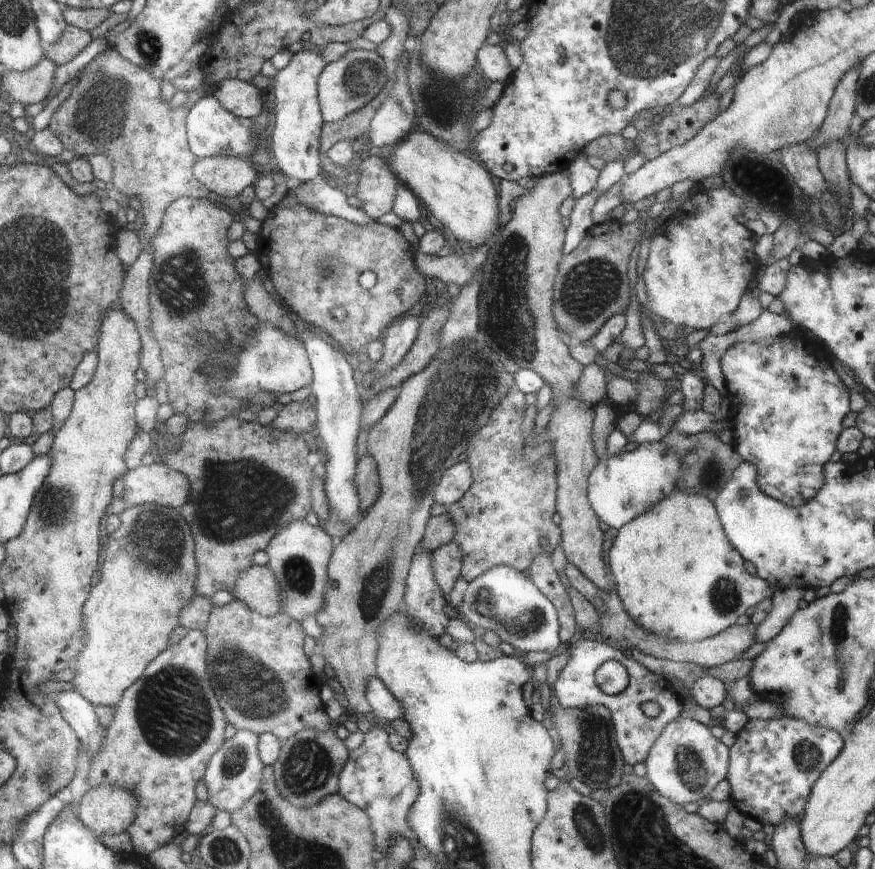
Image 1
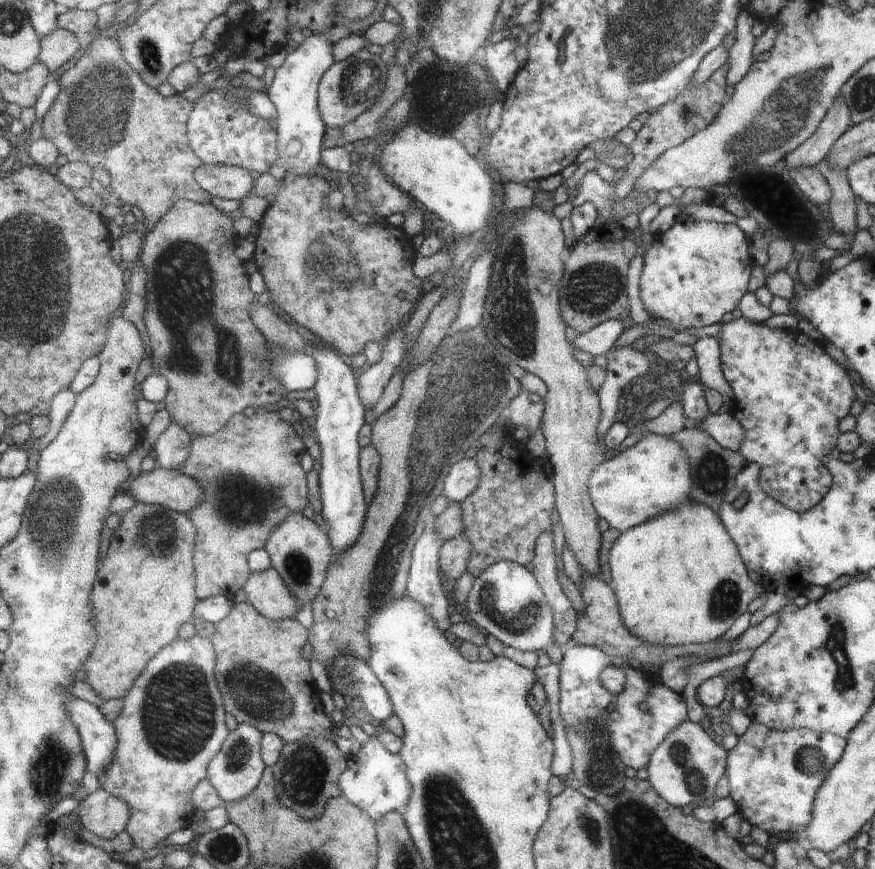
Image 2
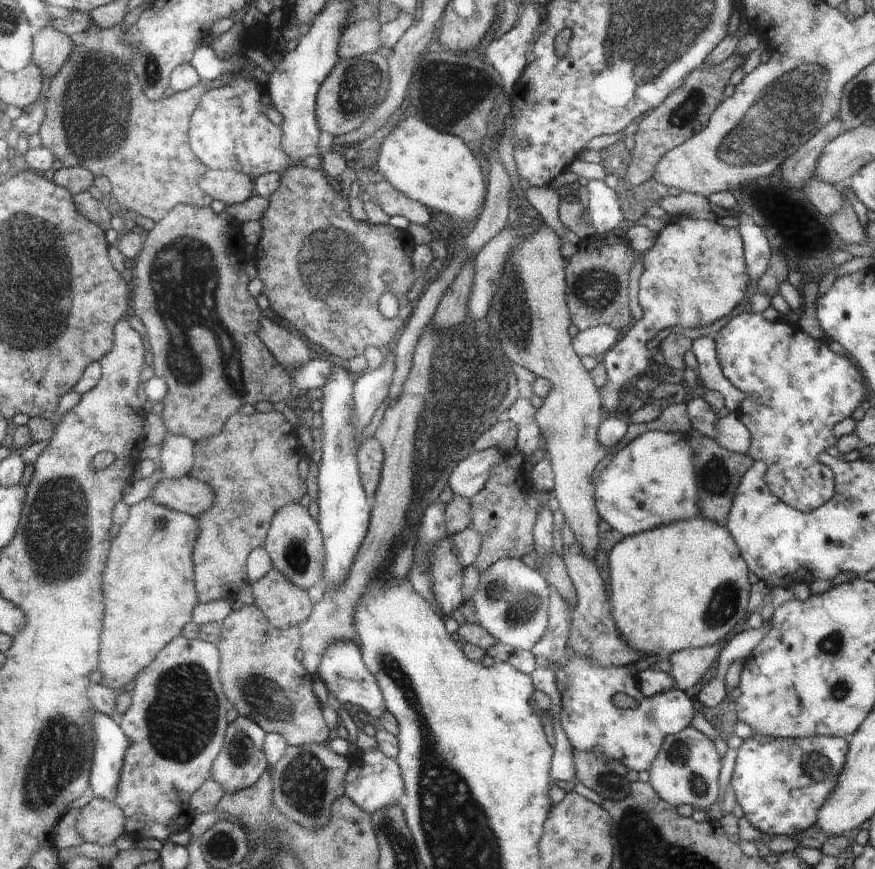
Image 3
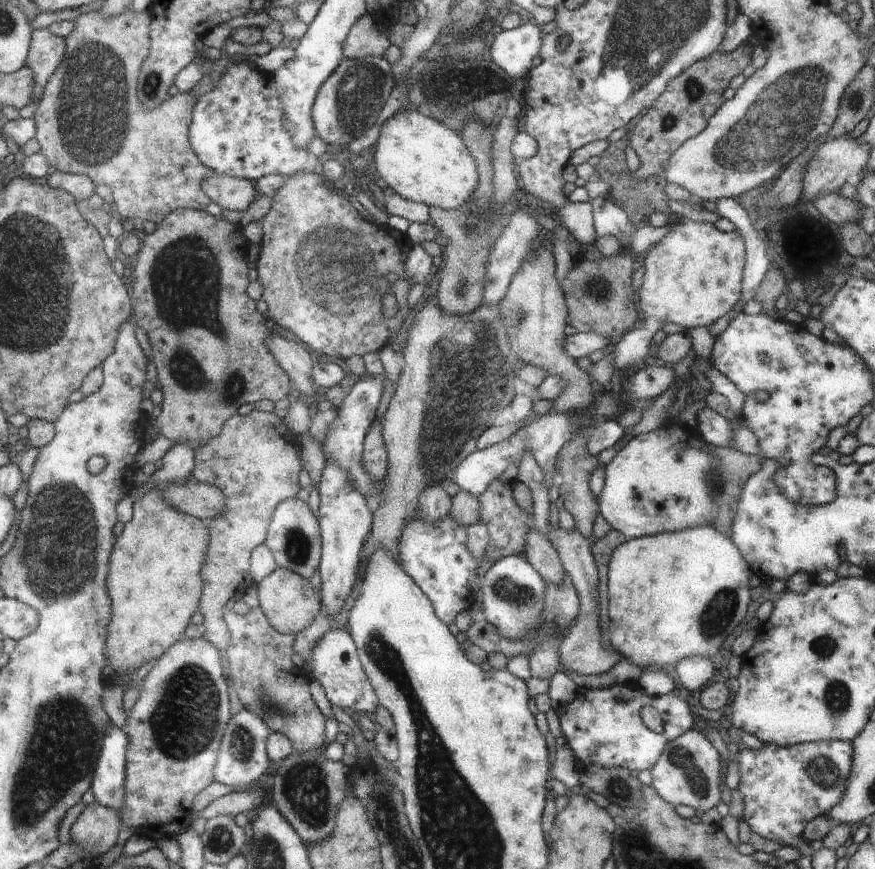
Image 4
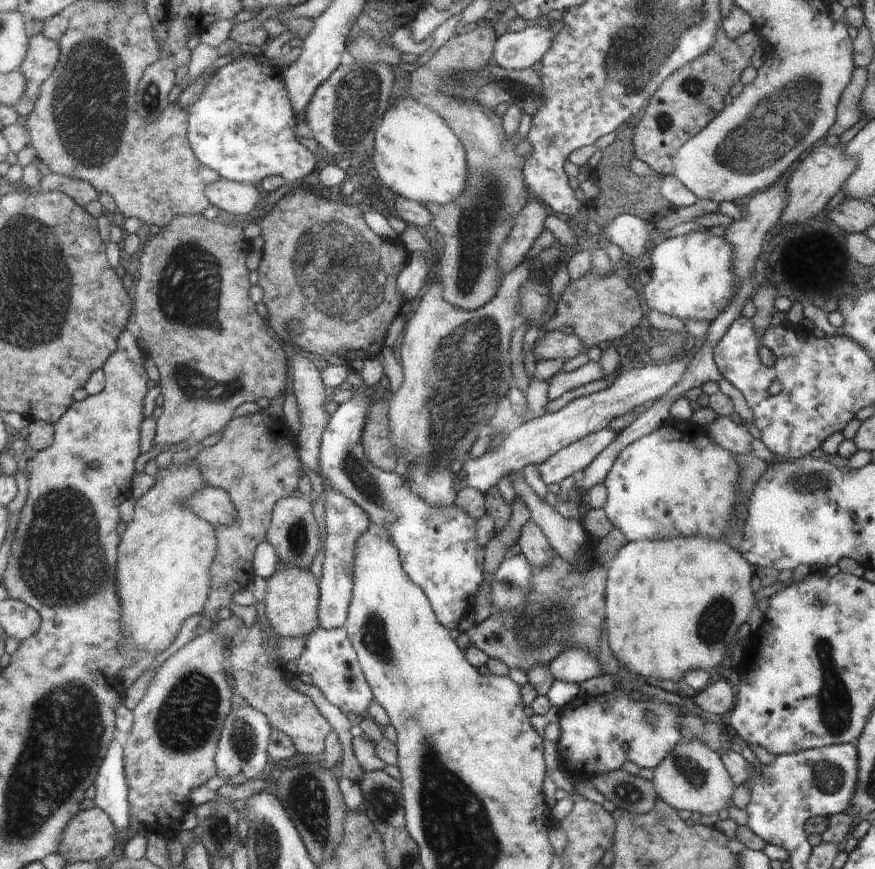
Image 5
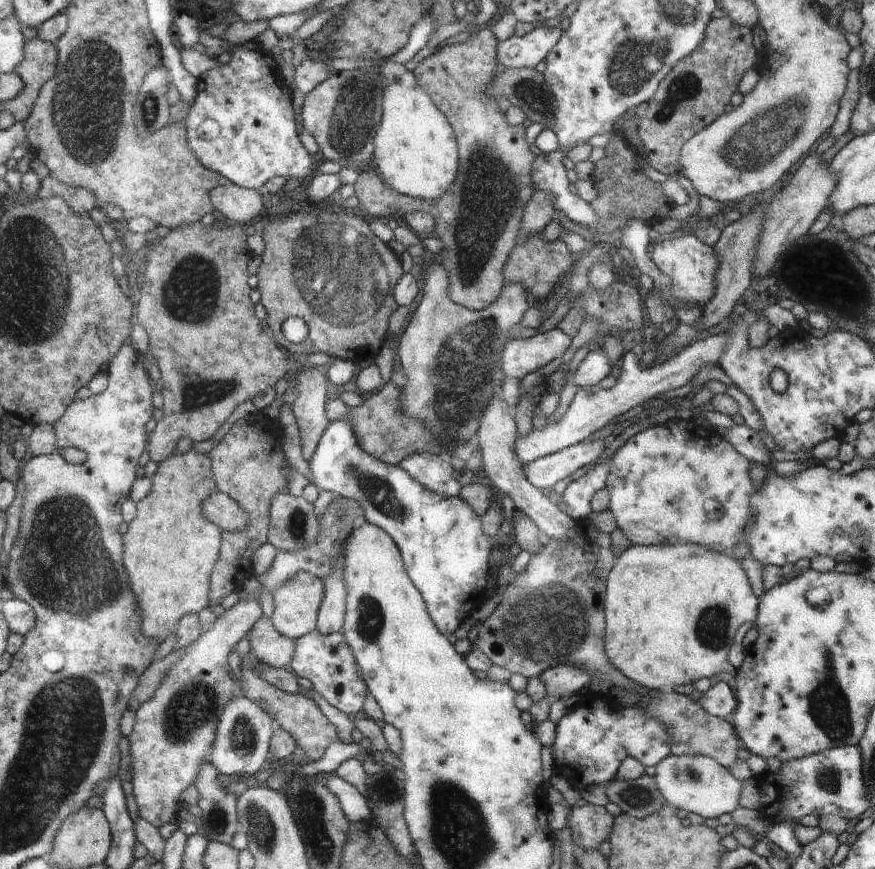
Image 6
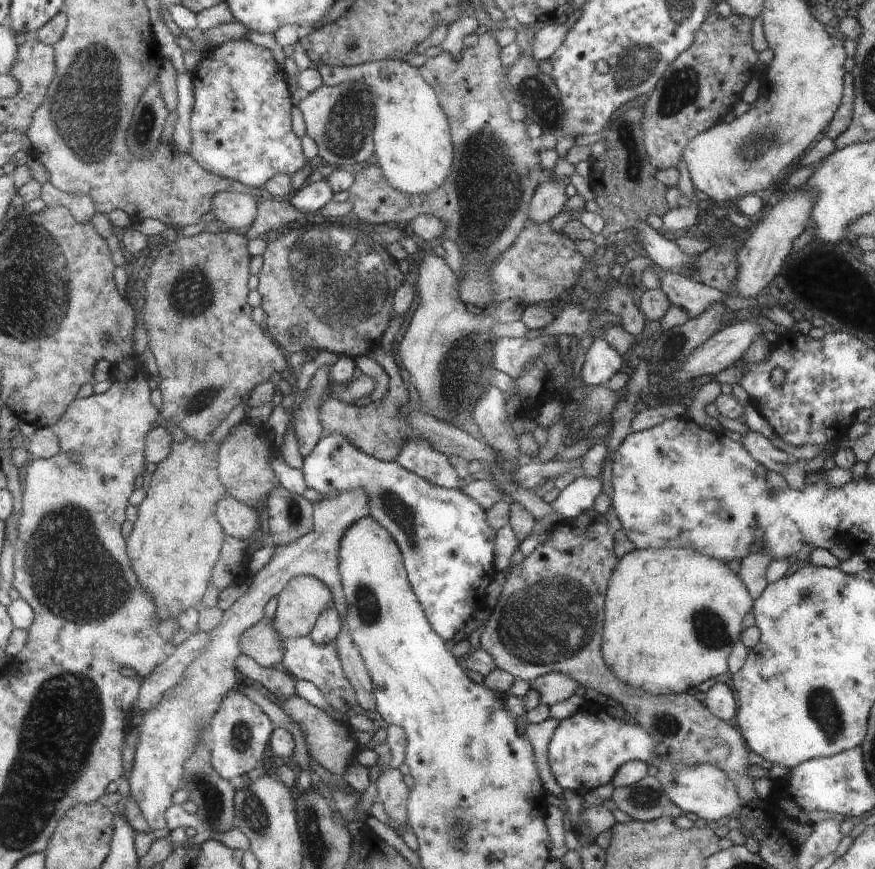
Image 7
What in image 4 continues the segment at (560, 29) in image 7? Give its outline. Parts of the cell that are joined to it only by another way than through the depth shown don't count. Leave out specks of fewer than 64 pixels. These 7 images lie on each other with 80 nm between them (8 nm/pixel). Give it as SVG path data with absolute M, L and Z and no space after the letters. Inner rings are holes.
M526 22L512 30L498 29L491 37L488 59L513 79L524 78L540 56L543 34L538 27Z

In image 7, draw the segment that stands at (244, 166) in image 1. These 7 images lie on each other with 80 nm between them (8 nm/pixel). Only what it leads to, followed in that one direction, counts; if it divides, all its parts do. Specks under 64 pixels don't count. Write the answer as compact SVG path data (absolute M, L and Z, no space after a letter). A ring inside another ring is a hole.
M224 191L215 196L212 212L226 228L246 230L256 216L256 200L246 193Z

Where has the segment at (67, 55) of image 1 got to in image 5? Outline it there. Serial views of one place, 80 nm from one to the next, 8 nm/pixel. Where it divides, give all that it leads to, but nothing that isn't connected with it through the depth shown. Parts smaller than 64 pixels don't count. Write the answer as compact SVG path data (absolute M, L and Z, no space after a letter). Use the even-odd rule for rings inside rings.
M34 35L30 40L28 54L23 60L20 72L26 77L27 90L20 102L12 107L20 116L28 116L35 108L42 84L55 72L62 54L62 46L44 35Z

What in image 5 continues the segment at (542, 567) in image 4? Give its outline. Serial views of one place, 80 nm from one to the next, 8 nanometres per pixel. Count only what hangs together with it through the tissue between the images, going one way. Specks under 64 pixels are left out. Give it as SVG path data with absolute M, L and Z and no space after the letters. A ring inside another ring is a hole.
M532 518L522 526L515 547L528 559L532 567L547 567L551 563L553 550Z

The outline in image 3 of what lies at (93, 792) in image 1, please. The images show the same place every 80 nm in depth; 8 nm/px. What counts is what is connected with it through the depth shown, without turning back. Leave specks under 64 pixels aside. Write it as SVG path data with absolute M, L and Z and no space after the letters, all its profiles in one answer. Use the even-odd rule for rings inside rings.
M95 796L81 808L76 830L84 842L110 846L126 832L126 814L114 802Z

